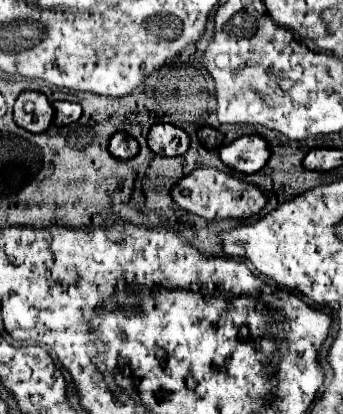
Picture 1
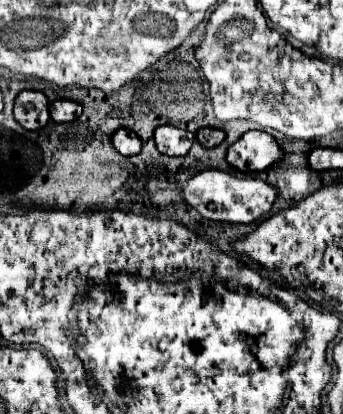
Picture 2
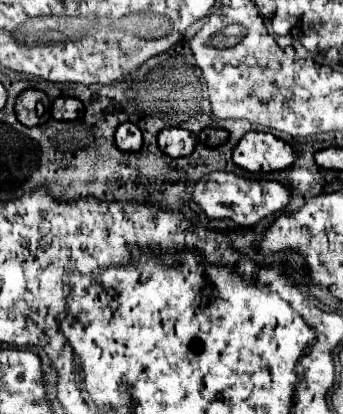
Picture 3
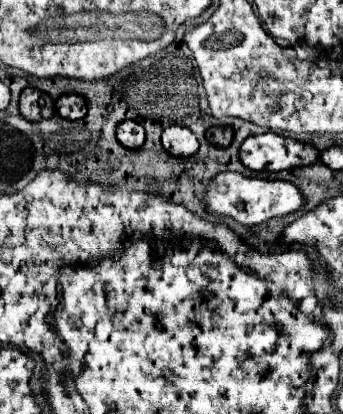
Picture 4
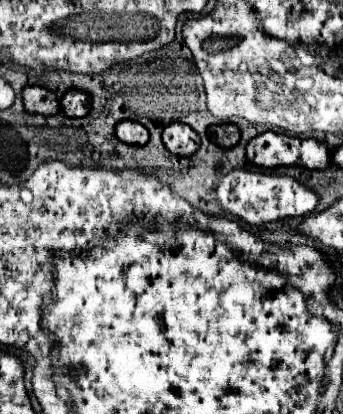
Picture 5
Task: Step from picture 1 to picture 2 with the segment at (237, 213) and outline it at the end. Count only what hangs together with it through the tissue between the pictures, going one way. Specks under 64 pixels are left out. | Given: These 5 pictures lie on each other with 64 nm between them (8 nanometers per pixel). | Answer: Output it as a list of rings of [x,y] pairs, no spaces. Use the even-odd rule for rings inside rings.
[[[204,170],[196,174],[184,186],[184,200],[194,206],[204,218],[218,220],[218,222],[232,222],[232,224],[250,224],[270,212],[272,204],[276,202],[278,190],[258,178],[236,178],[234,174],[222,170]]]

